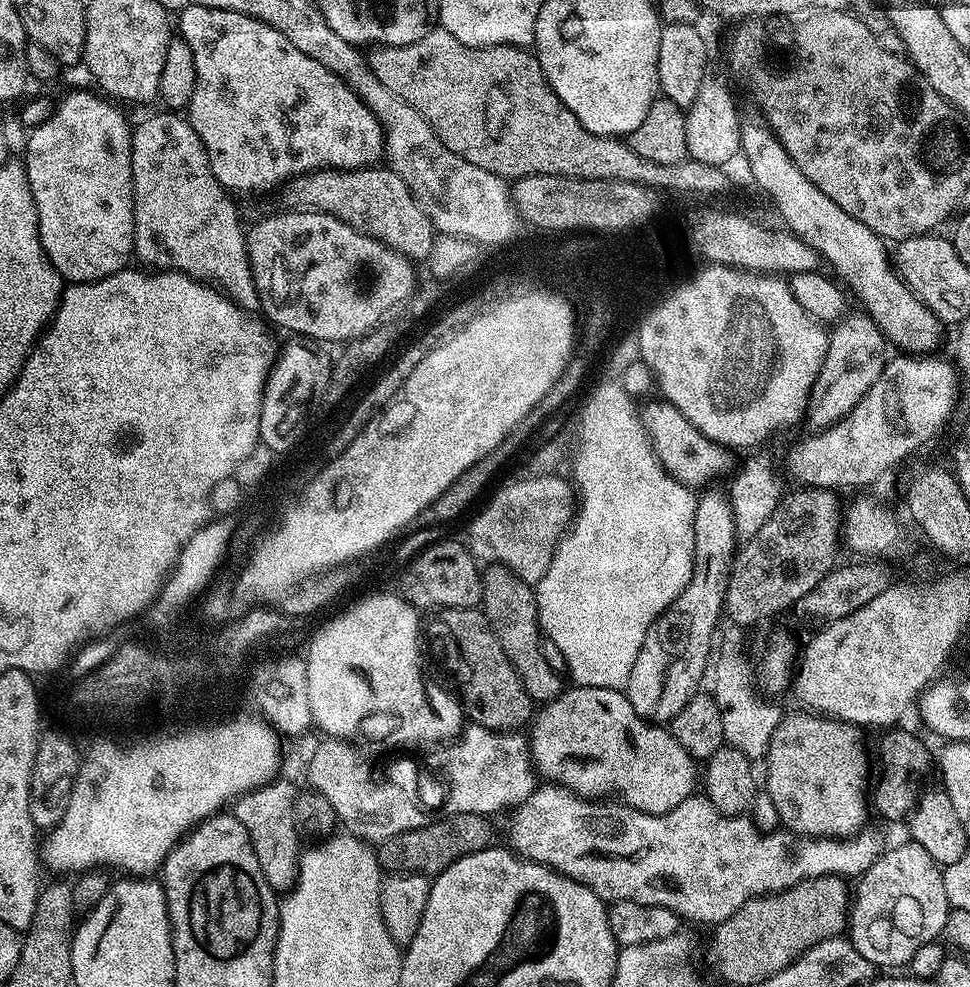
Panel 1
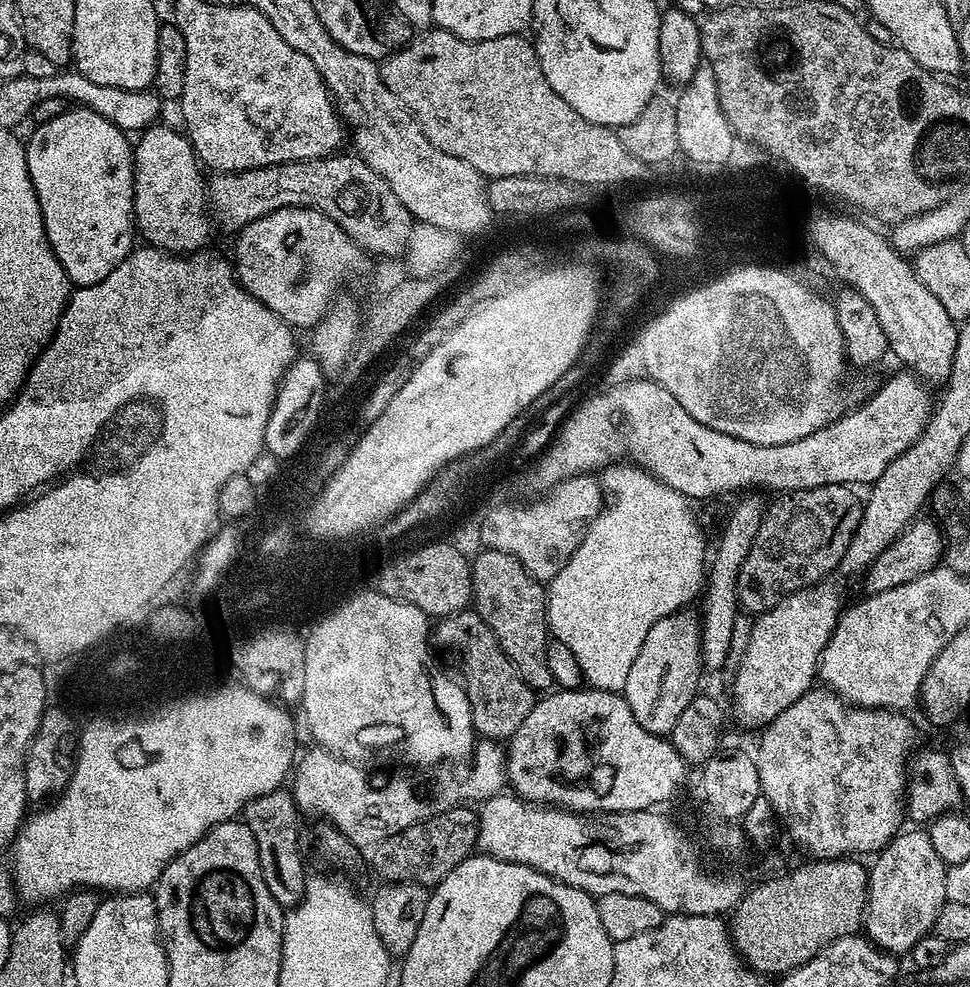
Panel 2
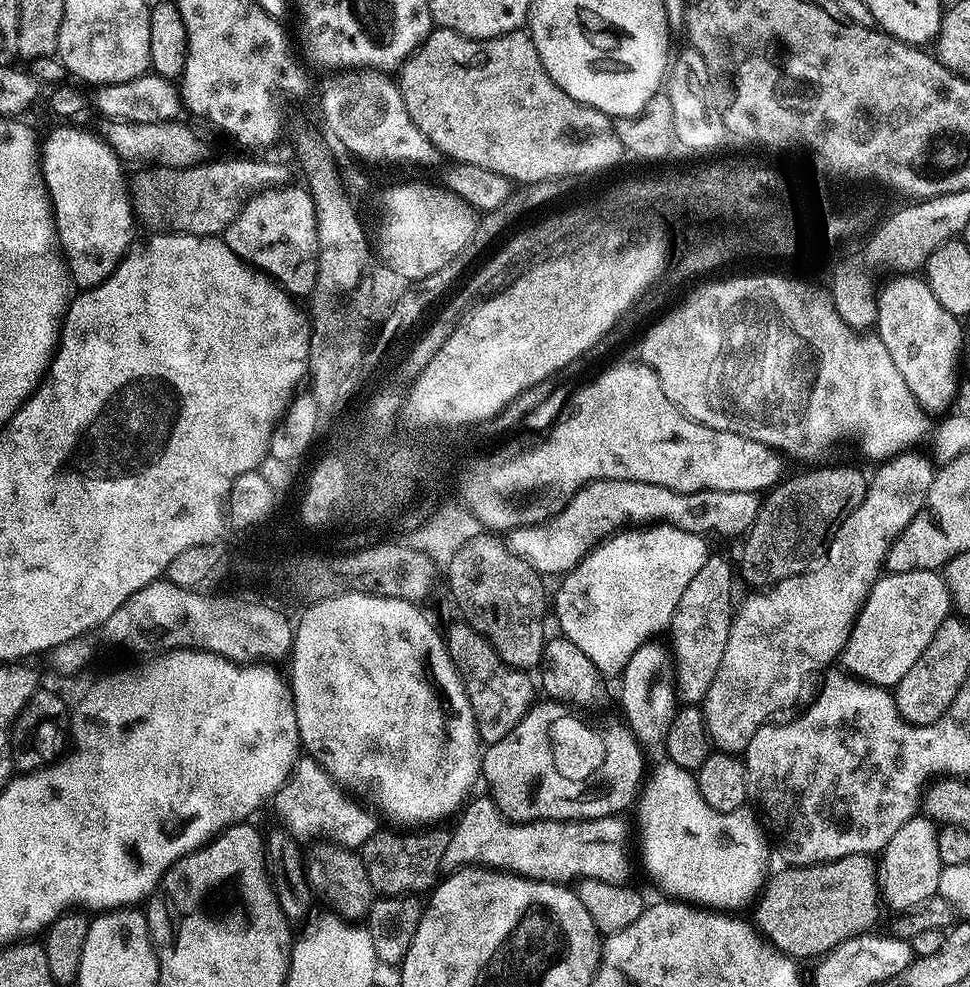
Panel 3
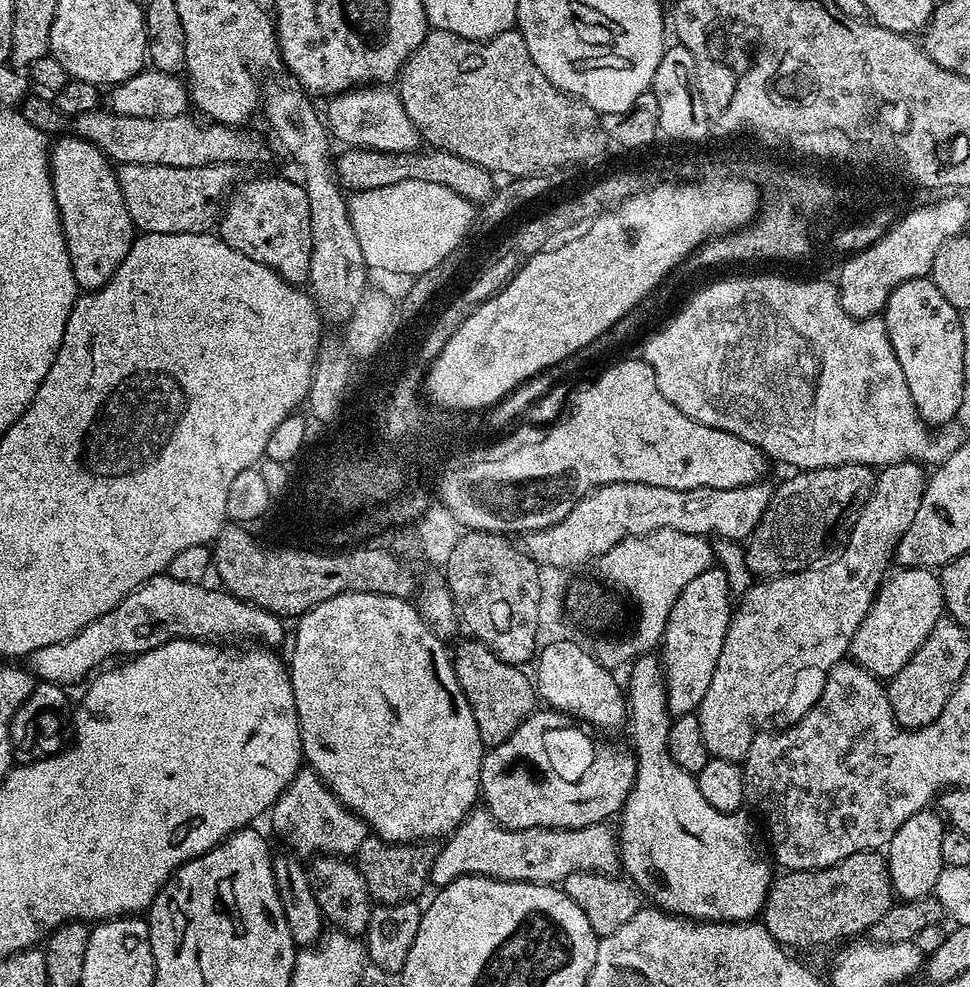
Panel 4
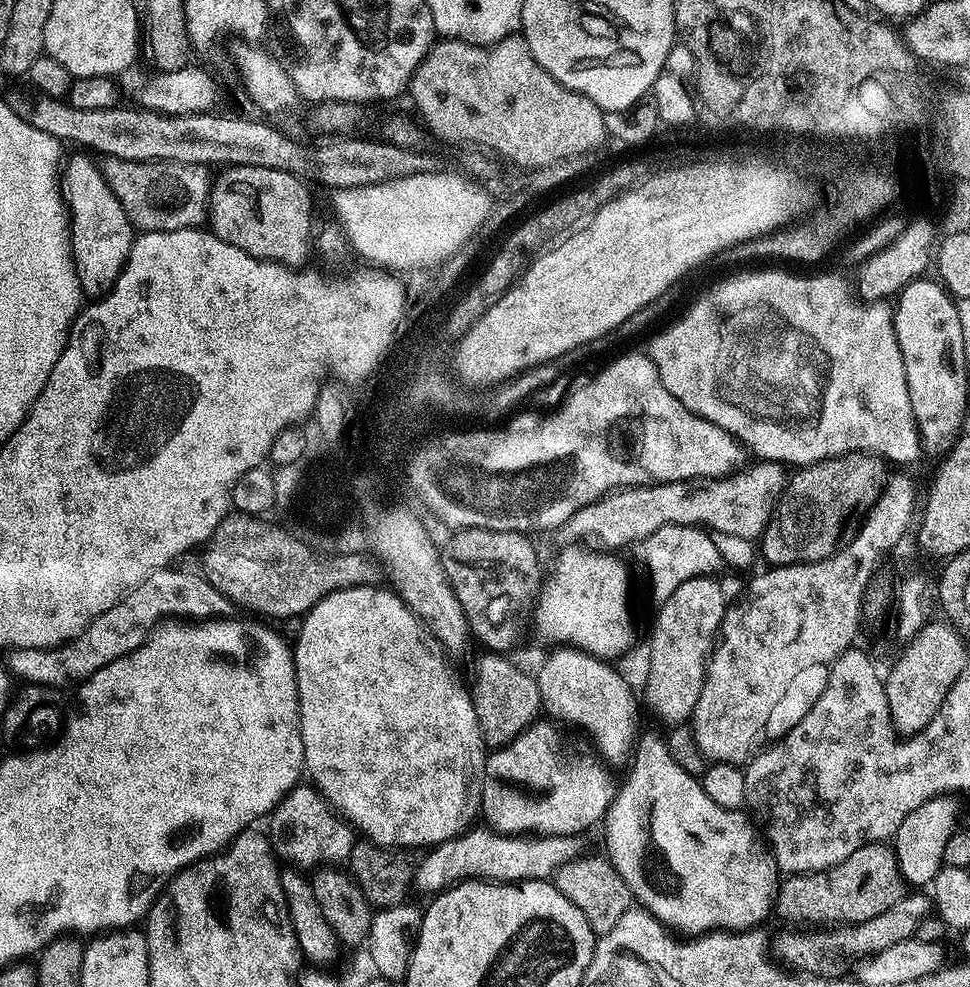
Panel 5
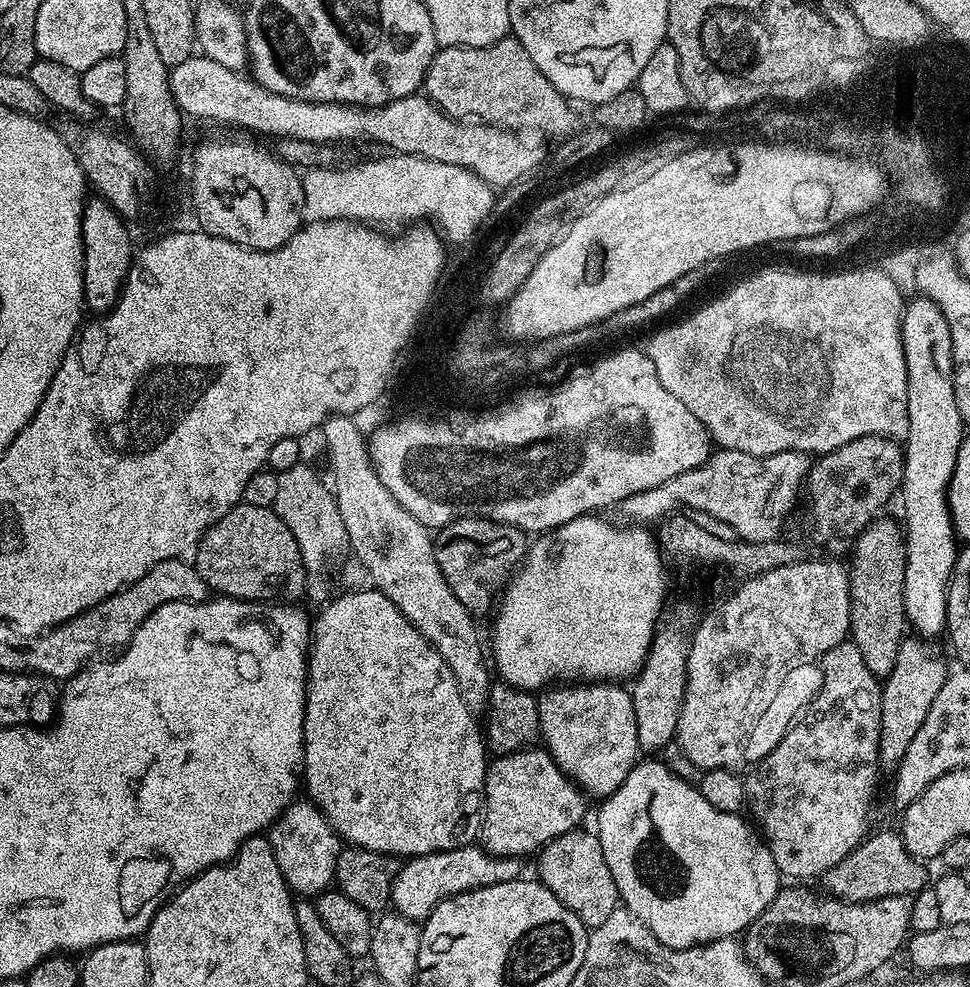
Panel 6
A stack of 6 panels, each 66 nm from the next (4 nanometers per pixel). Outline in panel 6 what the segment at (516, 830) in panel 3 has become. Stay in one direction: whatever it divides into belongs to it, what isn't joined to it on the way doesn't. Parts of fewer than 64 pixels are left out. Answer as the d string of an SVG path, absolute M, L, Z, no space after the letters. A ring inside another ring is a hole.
M475 843L455 848L449 852L431 852L425 856L413 856L401 863L399 872L392 879L391 907L407 920L423 922L442 901L475 888L501 884L521 879L521 861L515 856L492 856Z

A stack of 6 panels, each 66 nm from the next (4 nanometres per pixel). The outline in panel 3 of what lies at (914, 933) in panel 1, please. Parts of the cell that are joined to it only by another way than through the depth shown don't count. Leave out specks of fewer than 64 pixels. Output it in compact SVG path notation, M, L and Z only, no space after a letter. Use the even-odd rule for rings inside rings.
M917 814L912 817L890 842L886 842L882 855L878 860L876 881L880 884L880 895L883 903L896 912L907 913L919 909L938 893L938 874L942 867L938 854L938 828L931 820Z

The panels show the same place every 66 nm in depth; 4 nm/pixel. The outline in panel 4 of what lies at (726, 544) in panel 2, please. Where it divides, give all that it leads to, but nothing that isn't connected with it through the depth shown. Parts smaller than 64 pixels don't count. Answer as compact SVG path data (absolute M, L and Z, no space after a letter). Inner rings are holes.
M713 566L688 582L671 607L660 641L668 711L675 717L693 713L705 697L731 620L728 576Z

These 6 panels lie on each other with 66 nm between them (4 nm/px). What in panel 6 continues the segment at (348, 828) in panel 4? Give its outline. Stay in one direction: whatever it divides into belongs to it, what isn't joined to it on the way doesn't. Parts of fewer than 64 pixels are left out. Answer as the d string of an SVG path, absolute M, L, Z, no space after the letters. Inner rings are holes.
M300 799L284 809L284 813L267 829L266 835L278 862L278 870L282 870L282 878L289 889L297 897L315 898L333 883L342 841L319 808L307 799Z

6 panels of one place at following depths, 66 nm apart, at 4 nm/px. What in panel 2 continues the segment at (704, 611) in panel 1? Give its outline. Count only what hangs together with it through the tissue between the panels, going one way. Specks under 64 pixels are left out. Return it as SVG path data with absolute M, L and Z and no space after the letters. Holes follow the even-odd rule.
M692 610L671 612L666 618L654 622L642 642L642 650L638 650L638 658L634 658L634 666L630 666L630 674L626 674L626 686L622 693L625 702L630 706L634 718L638 718L638 726L642 730L650 730L650 734L667 737L674 730L675 723L681 717L686 706L690 706L698 695L696 683L702 671L700 629L701 617Z

